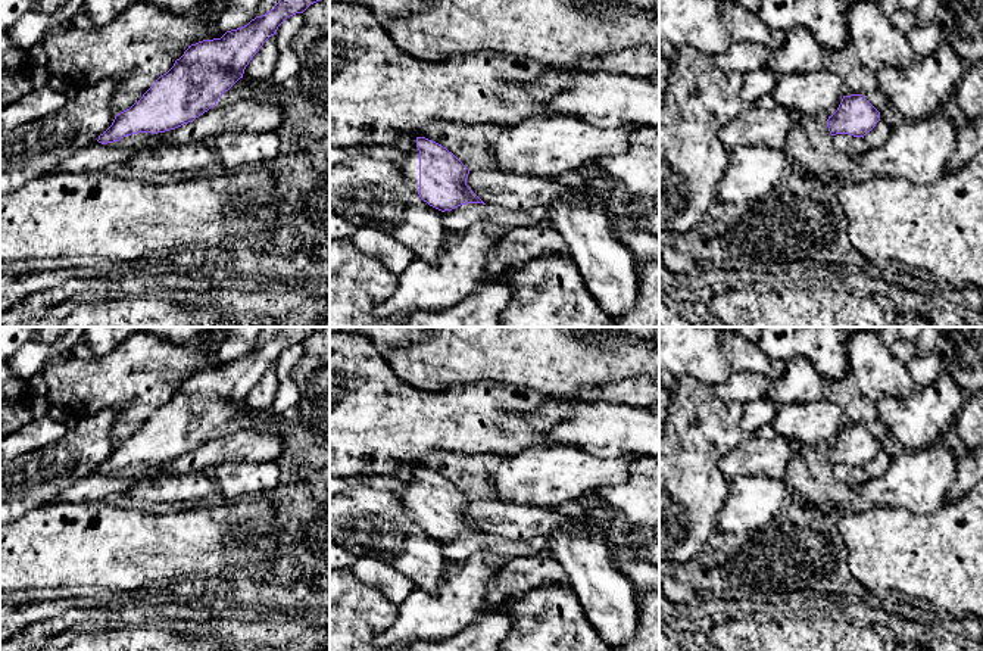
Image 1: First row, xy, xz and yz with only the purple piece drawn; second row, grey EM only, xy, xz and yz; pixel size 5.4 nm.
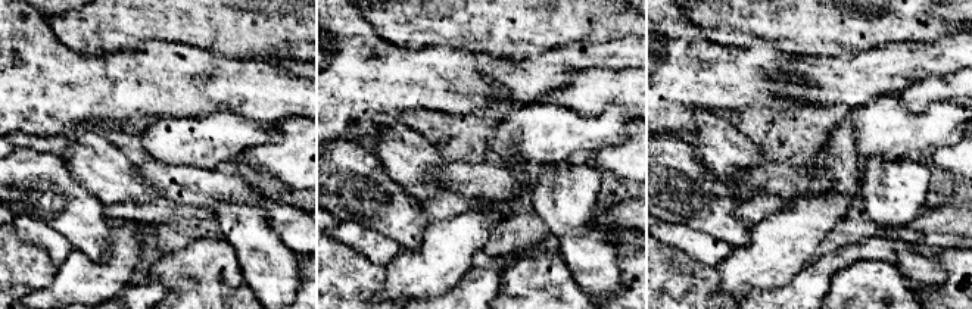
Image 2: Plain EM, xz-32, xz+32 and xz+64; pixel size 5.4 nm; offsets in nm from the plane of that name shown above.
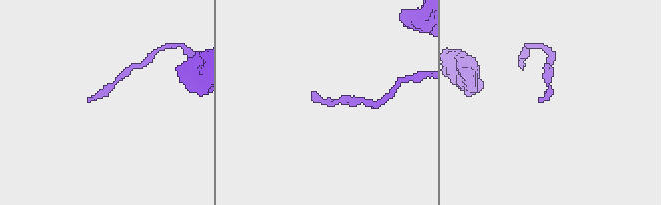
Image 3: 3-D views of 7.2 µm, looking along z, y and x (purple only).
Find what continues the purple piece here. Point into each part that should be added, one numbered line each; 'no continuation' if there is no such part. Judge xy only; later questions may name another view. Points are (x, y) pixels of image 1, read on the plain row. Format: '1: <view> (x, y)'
no continuation

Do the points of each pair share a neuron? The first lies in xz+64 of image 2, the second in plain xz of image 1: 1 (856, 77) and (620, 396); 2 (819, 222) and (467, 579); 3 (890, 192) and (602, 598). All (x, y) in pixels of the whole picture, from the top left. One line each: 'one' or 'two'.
1: one
2: one
3: one

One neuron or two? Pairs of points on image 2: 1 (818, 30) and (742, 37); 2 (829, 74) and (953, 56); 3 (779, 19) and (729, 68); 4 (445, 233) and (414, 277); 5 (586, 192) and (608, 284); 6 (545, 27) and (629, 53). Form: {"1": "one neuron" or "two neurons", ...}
{"1": "one neuron", "2": "one neuron", "3": "two neurons", "4": "one neuron", "5": "one neuron", "6": "two neurons"}

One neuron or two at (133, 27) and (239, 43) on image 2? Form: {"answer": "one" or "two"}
{"answer": "one"}

